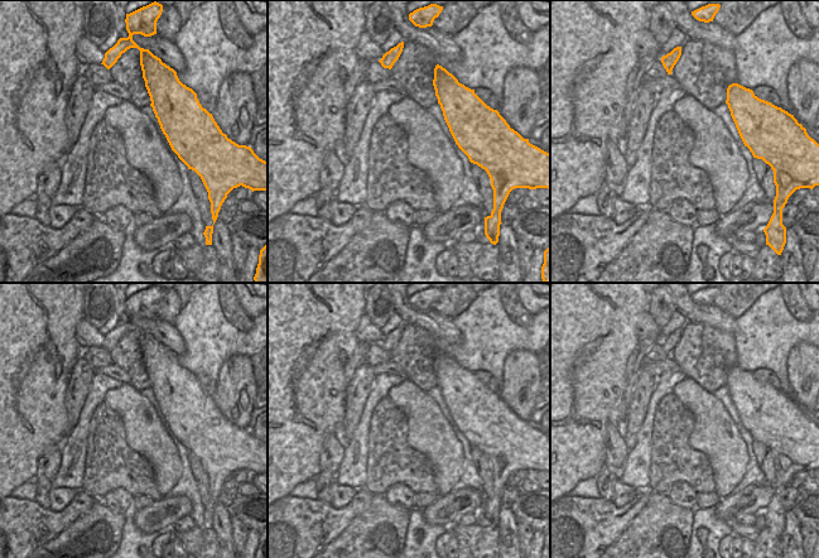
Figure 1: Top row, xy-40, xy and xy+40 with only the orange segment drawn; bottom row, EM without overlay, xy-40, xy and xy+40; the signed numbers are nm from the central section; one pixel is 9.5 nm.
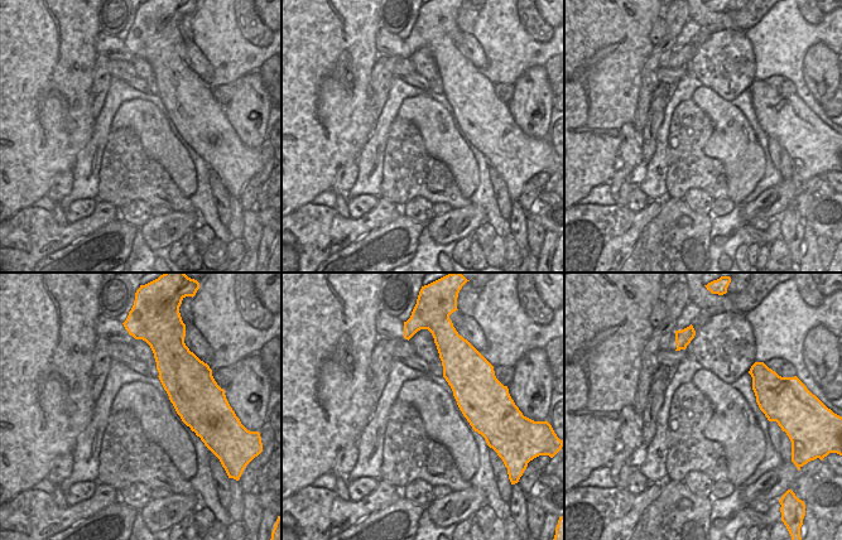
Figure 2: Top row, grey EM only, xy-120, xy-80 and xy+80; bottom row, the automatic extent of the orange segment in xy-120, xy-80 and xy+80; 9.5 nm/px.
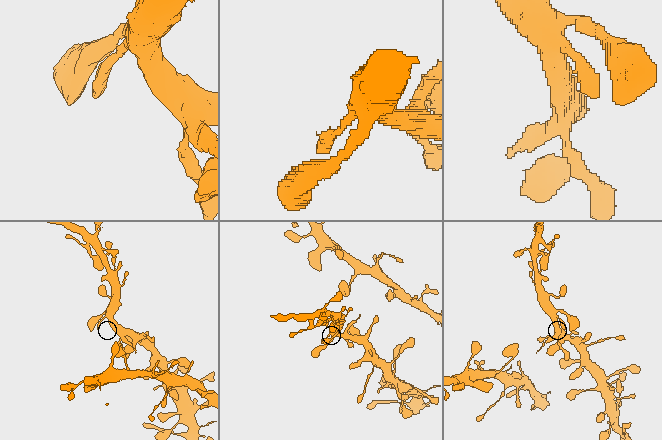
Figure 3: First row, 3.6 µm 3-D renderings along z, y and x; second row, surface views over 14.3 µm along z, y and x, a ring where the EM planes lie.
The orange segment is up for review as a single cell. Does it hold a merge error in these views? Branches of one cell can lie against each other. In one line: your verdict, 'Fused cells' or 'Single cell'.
Single cell

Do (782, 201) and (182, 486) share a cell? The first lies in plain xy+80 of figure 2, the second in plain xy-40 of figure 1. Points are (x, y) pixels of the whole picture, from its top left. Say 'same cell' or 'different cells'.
different cells

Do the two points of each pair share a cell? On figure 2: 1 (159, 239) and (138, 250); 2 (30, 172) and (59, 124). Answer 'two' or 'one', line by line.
1: two
2: one

